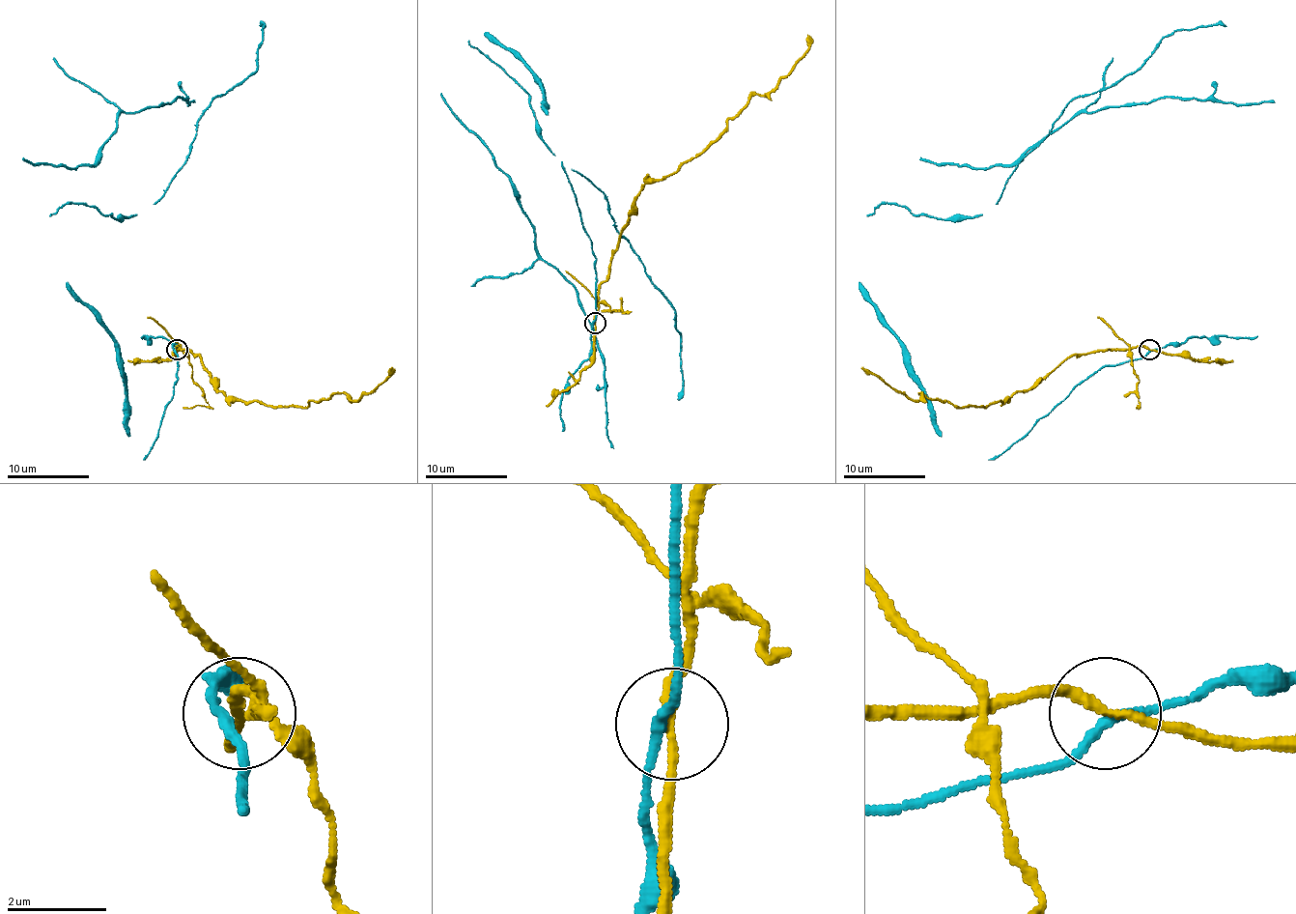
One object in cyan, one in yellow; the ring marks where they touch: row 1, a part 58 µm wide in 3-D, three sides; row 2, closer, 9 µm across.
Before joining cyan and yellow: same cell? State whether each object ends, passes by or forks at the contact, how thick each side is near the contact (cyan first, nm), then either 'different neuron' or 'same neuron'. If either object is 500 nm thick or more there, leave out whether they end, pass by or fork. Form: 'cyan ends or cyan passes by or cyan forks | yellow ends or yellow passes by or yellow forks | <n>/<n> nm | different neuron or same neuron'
cyan passes by | yellow passes by | 180/200 nm | different neuron

